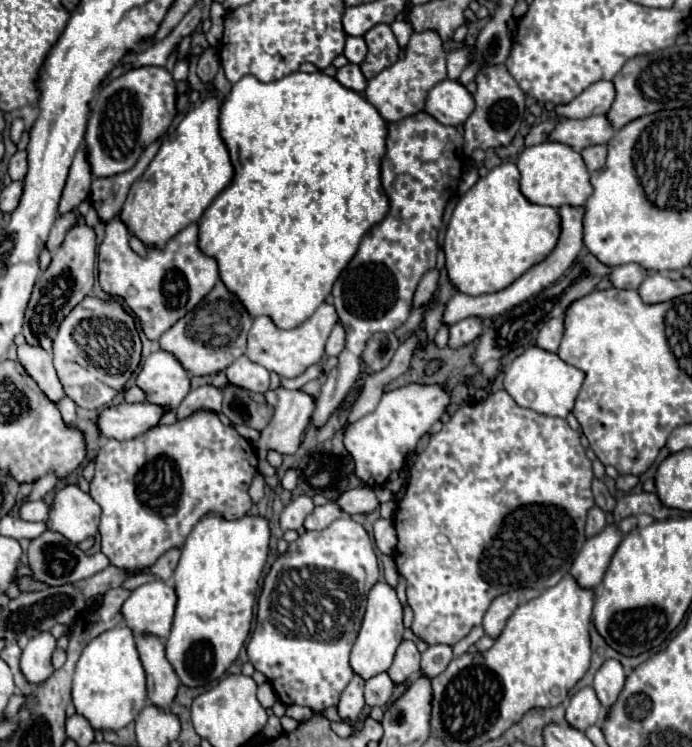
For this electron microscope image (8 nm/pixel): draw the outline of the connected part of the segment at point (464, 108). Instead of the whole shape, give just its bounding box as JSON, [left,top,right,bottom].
[426,80,476,126]

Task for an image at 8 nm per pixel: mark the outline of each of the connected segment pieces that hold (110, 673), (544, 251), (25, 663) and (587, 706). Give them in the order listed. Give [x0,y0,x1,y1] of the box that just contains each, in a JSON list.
[[72,624,146,730],[444,162,560,296],[20,632,56,682],[566,686,604,730]]

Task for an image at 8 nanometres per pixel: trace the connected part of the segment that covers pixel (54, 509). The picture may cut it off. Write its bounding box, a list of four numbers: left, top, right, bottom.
[46,484,98,544]

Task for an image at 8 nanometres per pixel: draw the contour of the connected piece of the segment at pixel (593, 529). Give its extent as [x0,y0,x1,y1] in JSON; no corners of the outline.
[586,506,606,538]

